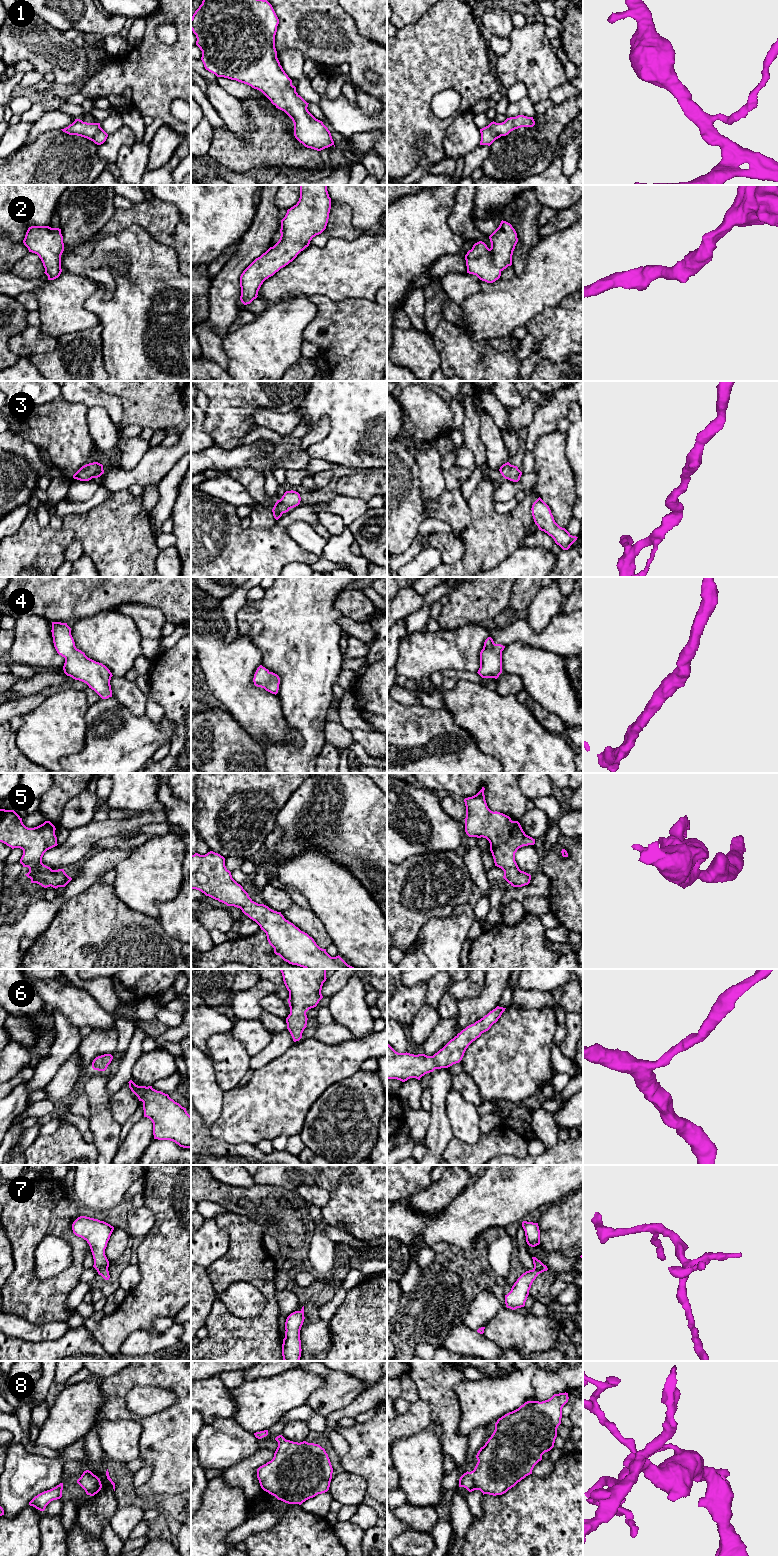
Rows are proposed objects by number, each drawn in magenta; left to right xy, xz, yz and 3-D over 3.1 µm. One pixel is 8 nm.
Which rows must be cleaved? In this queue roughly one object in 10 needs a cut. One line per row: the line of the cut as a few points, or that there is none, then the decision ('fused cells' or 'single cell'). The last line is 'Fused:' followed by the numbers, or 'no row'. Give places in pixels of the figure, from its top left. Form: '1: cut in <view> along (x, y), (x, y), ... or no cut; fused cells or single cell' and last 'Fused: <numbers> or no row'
1: no cut; single cell
2: no cut; single cell
3: no cut; single cell
4: no cut; single cell
5: no cut; single cell
6: no cut; single cell
7: no cut; single cell
8: no cut; single cell
Fused: no row

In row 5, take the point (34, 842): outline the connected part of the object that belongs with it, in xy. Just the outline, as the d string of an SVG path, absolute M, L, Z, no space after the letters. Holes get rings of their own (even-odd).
M0 809L0 842L12 849L23 850L20 863L29 868L25 875L31 879L31 883L44 888L65 887L72 880L64 869L52 870L42 863L44 853L58 845L55 830L50 821L28 828L14 810Z

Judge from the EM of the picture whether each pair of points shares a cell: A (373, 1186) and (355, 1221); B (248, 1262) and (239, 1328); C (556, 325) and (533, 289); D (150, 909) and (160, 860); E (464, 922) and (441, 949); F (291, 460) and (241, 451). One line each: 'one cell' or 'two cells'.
A: one cell
B: one cell
C: two cells
D: one cell
E: one cell
F: one cell

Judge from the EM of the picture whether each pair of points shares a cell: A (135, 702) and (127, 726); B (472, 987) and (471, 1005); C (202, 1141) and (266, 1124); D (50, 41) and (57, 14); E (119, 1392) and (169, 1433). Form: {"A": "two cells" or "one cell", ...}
{"A": "two cells", "B": "two cells", "C": "two cells", "D": "two cells", "E": "one cell"}

